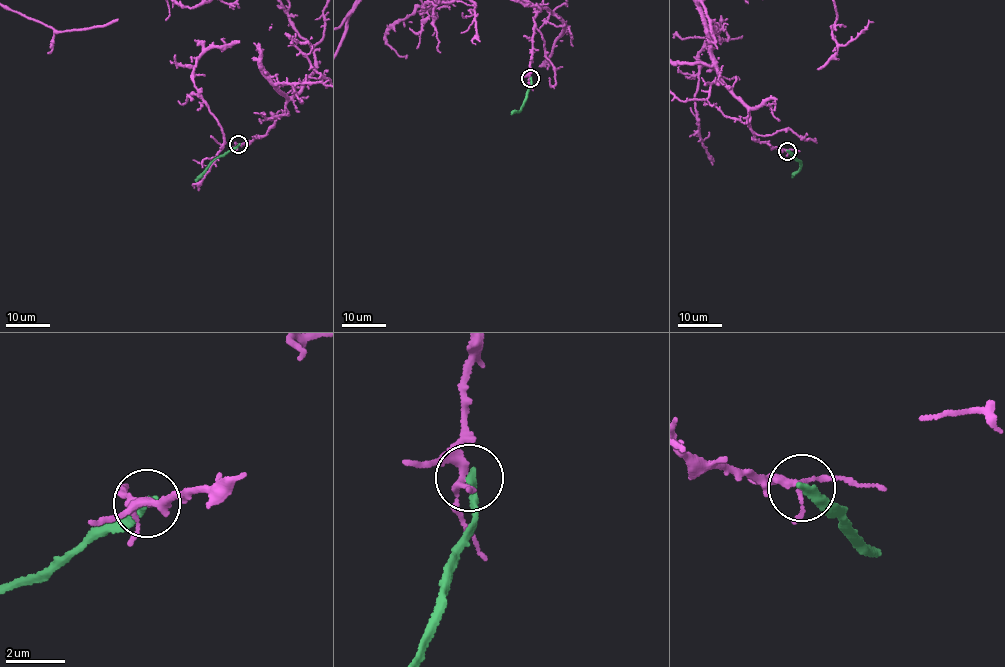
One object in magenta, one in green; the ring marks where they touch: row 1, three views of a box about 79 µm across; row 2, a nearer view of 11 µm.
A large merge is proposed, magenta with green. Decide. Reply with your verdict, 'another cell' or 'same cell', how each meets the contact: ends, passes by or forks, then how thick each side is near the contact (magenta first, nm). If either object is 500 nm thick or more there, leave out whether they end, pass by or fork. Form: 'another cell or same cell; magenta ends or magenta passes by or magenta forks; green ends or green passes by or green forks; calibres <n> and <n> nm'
another cell; magenta forks; green ends; calibres 200 and 280 nm

